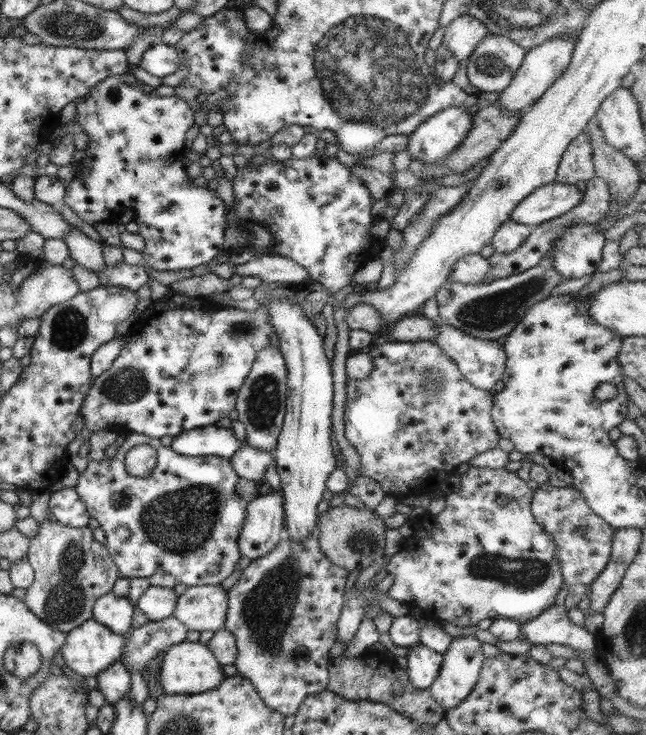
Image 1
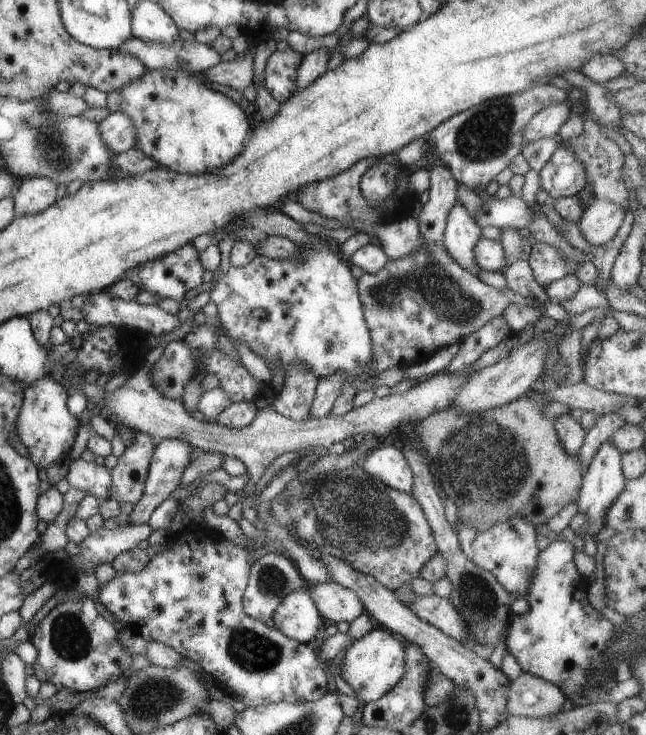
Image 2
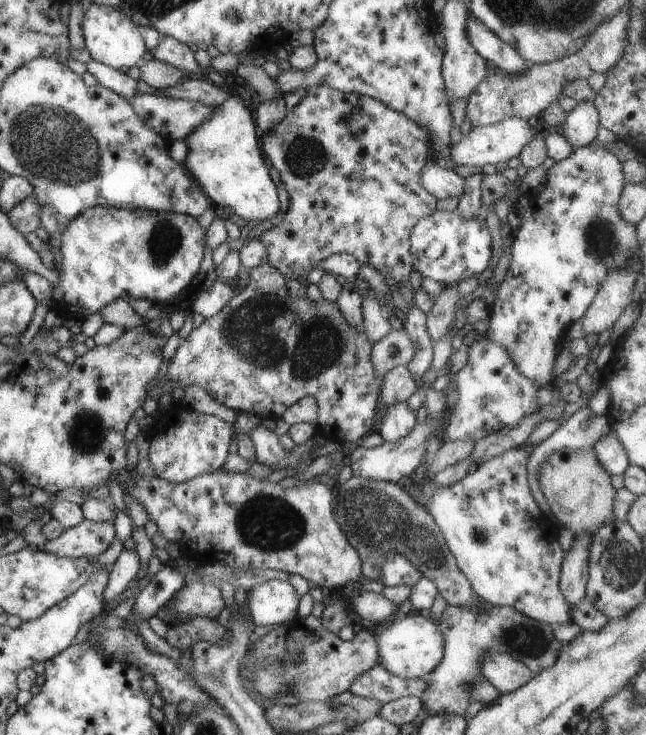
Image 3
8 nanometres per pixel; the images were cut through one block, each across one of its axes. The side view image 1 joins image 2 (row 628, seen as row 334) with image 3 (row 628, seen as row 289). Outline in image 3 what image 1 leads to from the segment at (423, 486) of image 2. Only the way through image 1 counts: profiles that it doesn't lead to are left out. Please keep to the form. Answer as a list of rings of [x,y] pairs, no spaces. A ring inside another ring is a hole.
[[[481,600],[481,608],[461,608],[461,606],[451,606],[446,604],[440,618],[438,619],[439,630],[443,634],[443,658],[433,670],[425,673],[421,680],[425,680],[427,688],[419,697],[421,699],[421,708],[426,716],[436,714],[457,714],[463,716],[465,710],[471,702],[469,701],[469,686],[473,680],[483,678],[479,668],[481,668],[481,658],[487,655],[494,655],[495,652],[503,652],[516,656],[534,675],[545,668],[549,668],[561,650],[561,642],[555,640],[553,636],[553,627],[549,623],[540,623],[530,619],[528,616],[517,612],[515,608],[509,606],[492,606]]]

